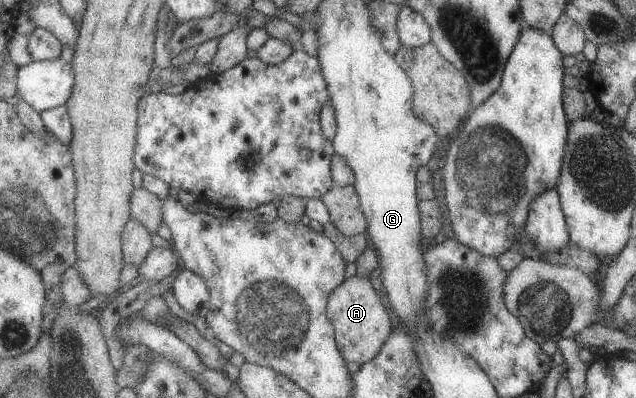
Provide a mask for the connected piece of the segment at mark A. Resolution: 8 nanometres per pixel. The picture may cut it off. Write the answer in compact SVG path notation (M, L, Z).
M353 276L344 279L330 294L326 303L326 317L333 329L335 345L342 358L362 365L378 355L386 337L390 335L387 305L372 288L369 279Z

